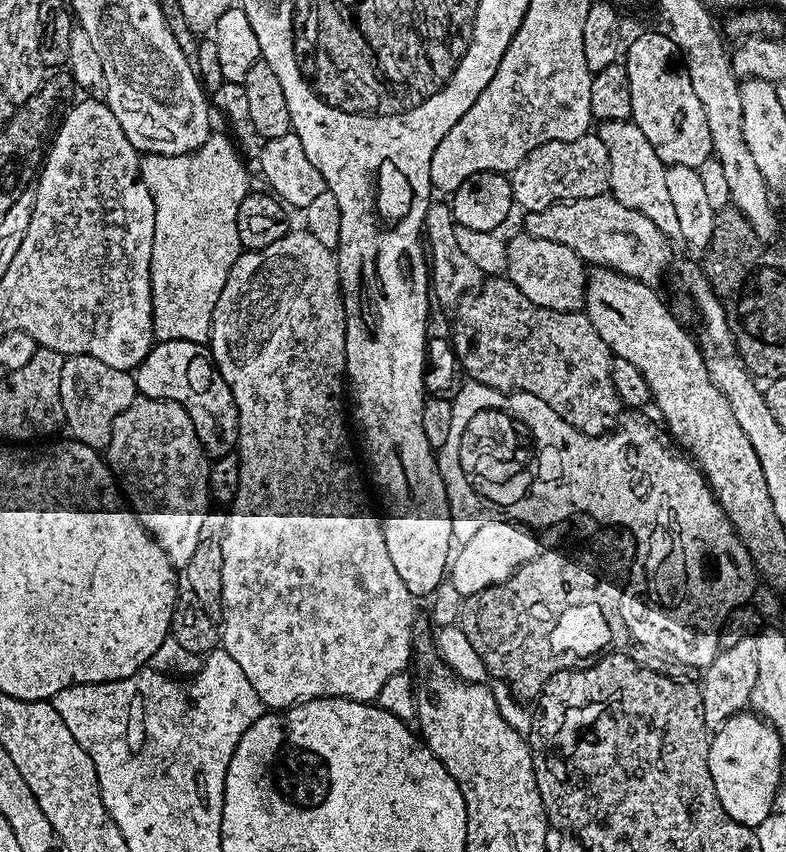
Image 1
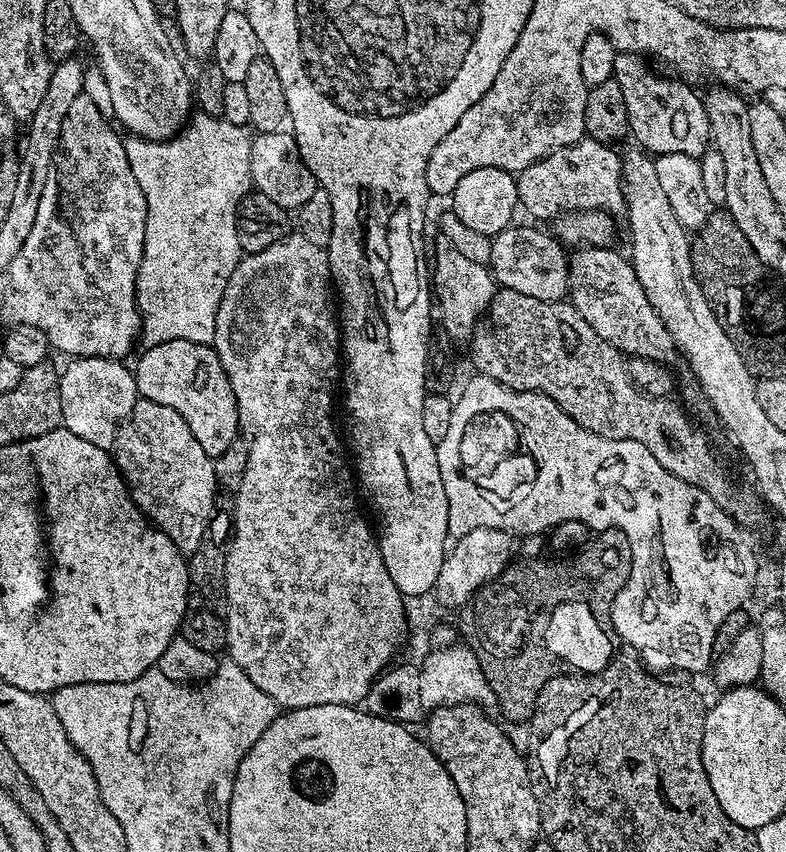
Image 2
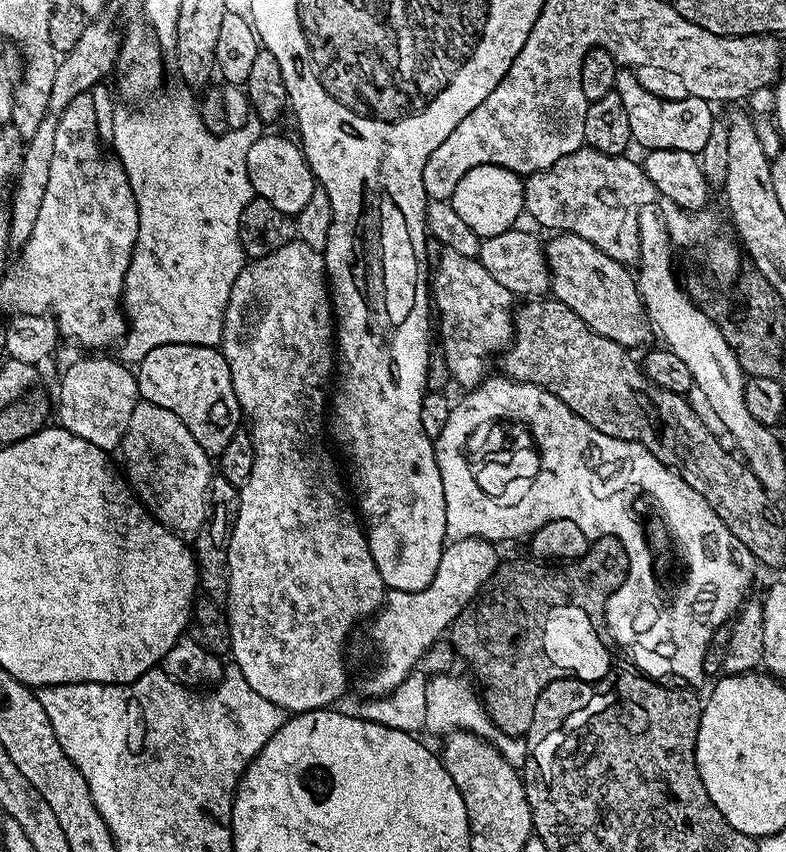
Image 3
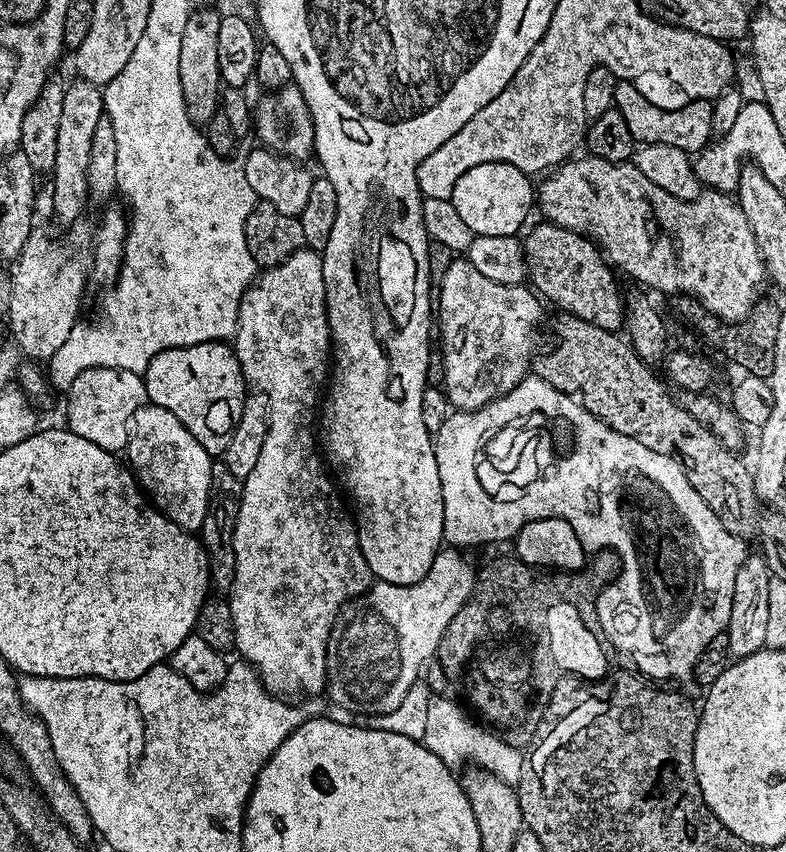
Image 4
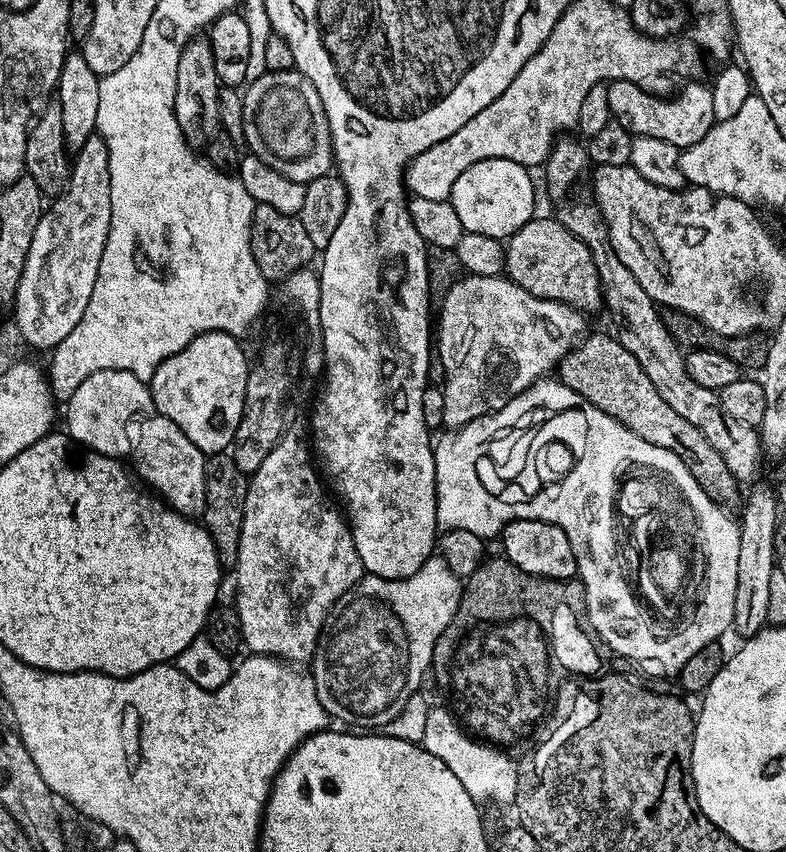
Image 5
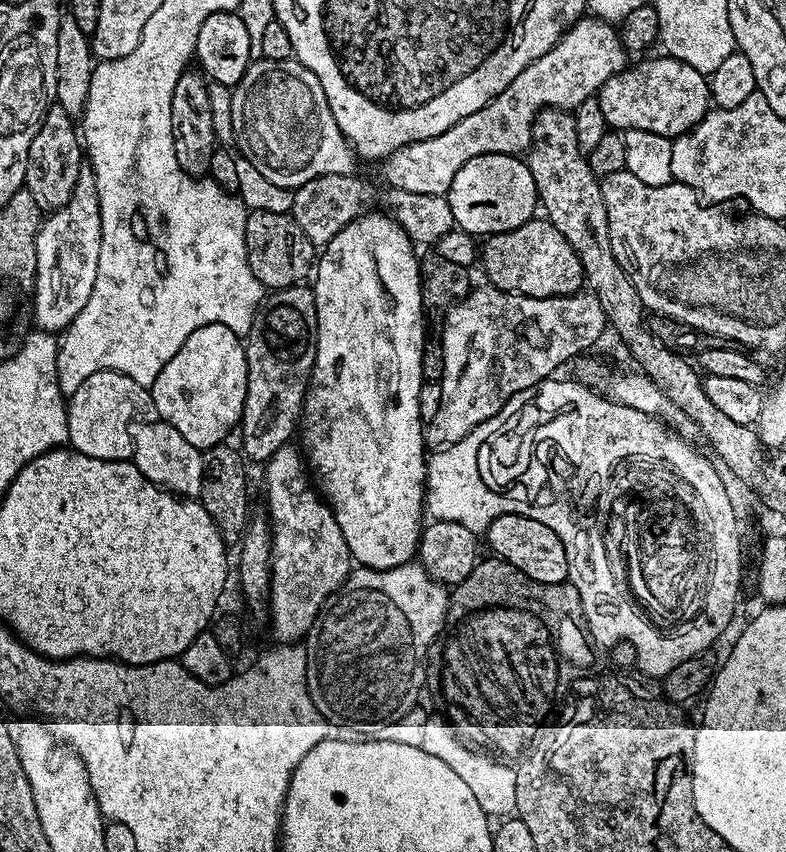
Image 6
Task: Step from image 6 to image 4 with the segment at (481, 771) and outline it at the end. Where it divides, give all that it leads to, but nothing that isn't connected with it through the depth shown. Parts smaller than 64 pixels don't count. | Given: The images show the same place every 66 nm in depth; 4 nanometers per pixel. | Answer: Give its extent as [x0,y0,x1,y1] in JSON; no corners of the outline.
[422,696,526,786]

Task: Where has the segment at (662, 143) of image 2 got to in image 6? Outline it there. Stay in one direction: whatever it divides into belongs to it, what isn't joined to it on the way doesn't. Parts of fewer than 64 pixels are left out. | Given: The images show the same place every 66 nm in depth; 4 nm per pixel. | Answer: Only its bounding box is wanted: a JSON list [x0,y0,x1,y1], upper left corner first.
[598,54,712,138]

